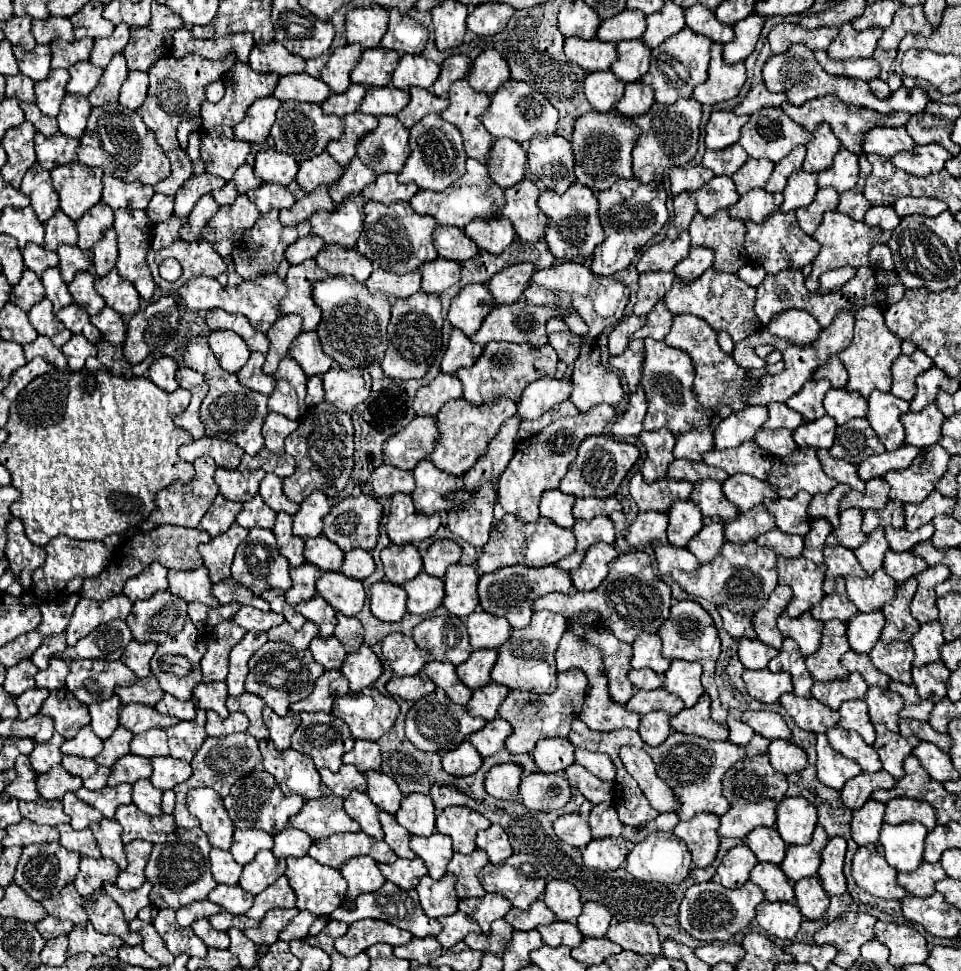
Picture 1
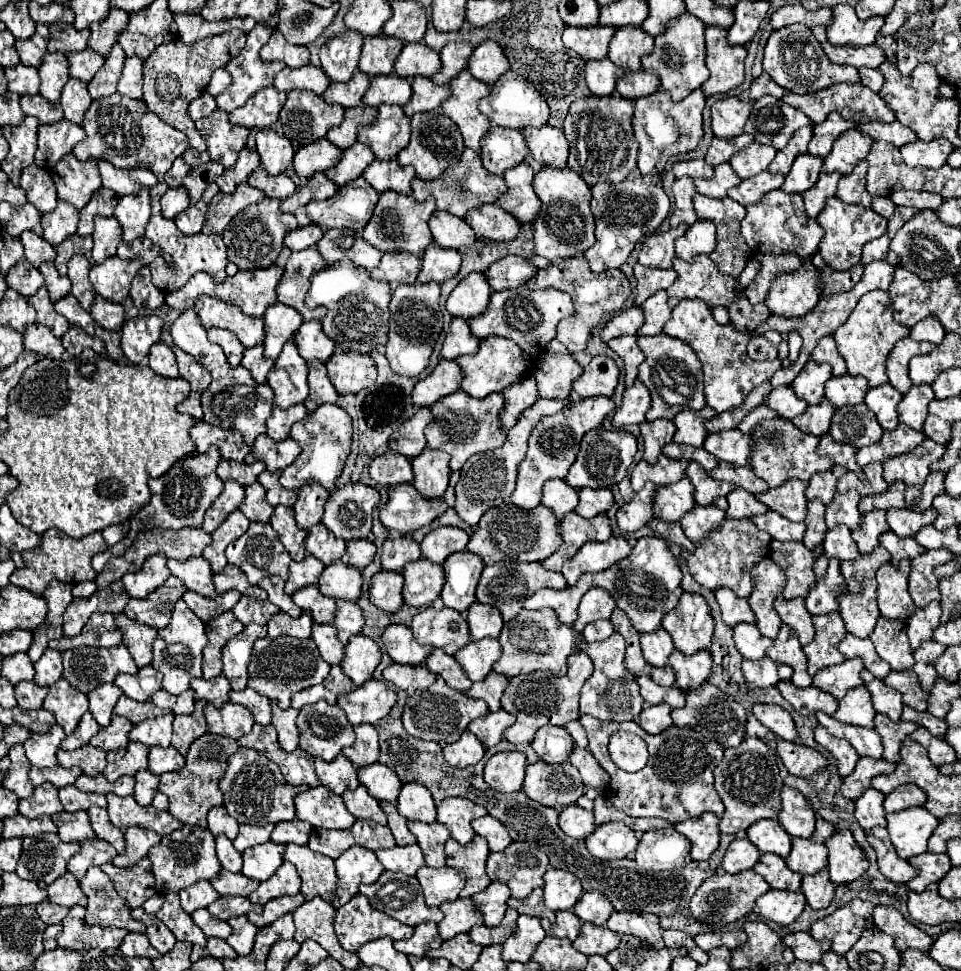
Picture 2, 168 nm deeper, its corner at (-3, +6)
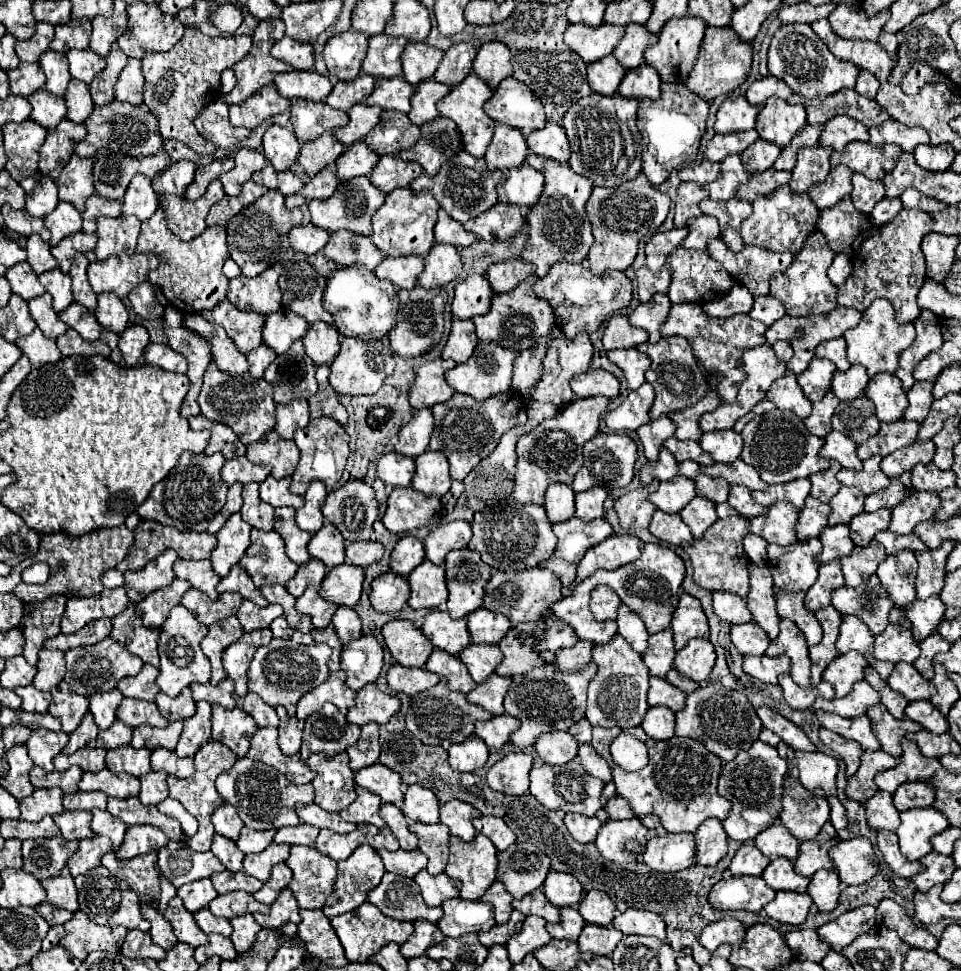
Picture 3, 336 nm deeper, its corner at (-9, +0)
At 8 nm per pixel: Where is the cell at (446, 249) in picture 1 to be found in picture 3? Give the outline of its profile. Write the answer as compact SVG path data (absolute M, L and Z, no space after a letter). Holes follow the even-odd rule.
M443 209L439 211L439 221L435 225L435 241L437 243L449 243L455 247L469 247L477 241L477 237L471 231L465 231L461 223L457 223L453 217L449 217Z

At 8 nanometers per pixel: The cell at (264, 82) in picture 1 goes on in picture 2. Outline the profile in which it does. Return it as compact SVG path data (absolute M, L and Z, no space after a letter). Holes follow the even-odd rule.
M255 25L255 27L251 29L251 33L247 33L247 43L245 43L243 51L239 53L239 57L231 59L231 61L225 65L225 69L227 69L227 71L231 73L231 77L233 77L233 83L231 83L231 87L229 87L223 95L217 95L217 97L215 97L217 107L219 107L221 111L231 113L233 109L245 105L247 99L249 99L253 93L257 93L259 89L265 89L265 87L271 87L271 85L273 85L273 79L275 79L275 75L283 69L283 63L277 63L277 61L275 61L275 63L265 63L265 61L259 59L259 49L267 43L269 35L271 35L271 29L267 29L267 27L263 27L263 25Z

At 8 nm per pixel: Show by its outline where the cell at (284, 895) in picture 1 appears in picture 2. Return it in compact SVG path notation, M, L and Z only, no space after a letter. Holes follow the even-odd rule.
M283 863L275 875L271 875L267 881L259 883L255 893L251 893L251 903L253 905L265 905L271 899L283 897L283 895L295 895L299 893L299 875L297 869L291 863Z

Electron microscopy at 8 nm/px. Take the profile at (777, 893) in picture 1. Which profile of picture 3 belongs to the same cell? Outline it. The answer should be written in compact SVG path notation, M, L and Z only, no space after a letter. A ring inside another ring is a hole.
M779 857L775 861L771 861L767 865L767 869L761 875L767 885L775 891L797 891L797 893L805 893L809 879L801 877L793 871L793 863L785 857Z

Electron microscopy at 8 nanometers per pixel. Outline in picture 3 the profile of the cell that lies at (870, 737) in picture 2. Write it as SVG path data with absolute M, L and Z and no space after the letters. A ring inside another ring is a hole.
M817 711L815 715L825 729L829 729L829 731L833 731L845 739L857 741L865 751L881 749L877 735L873 731L871 719L867 715L861 715L855 719L845 719L845 717L839 717L835 713L827 713L827 711Z

